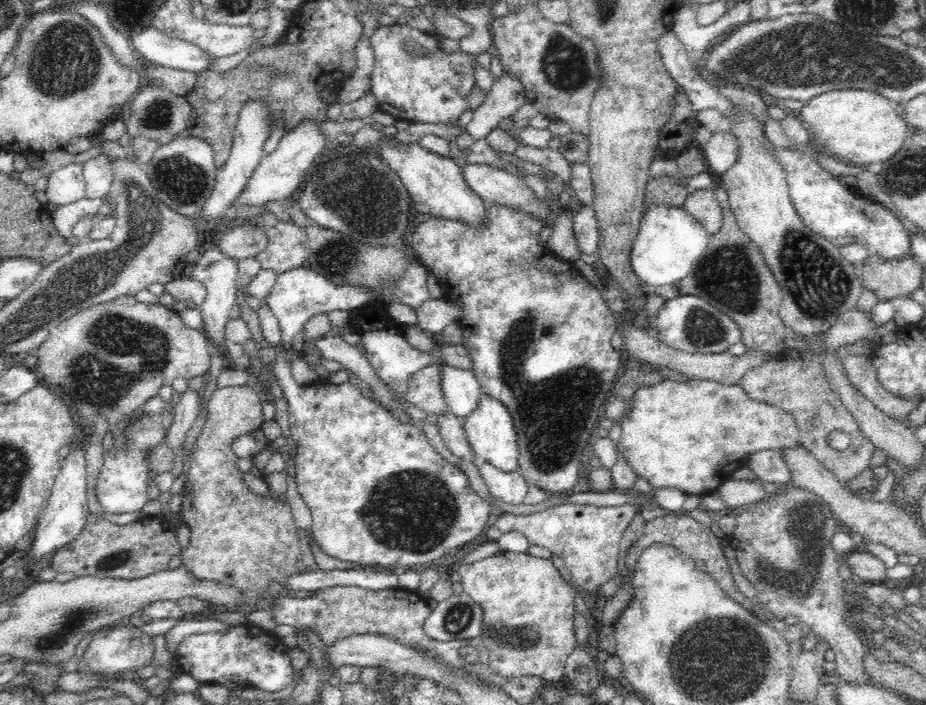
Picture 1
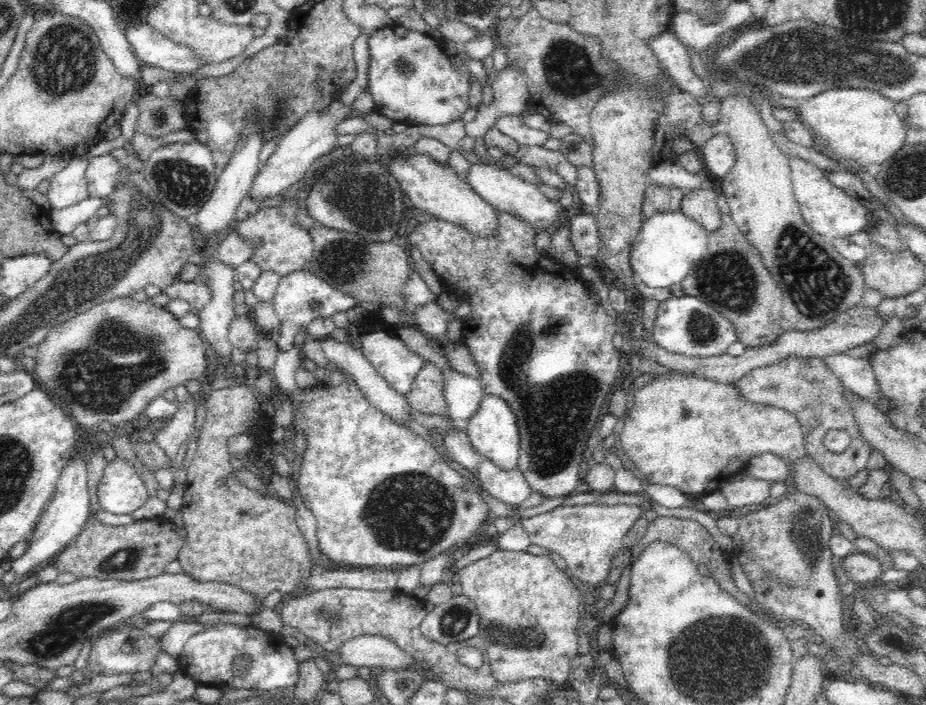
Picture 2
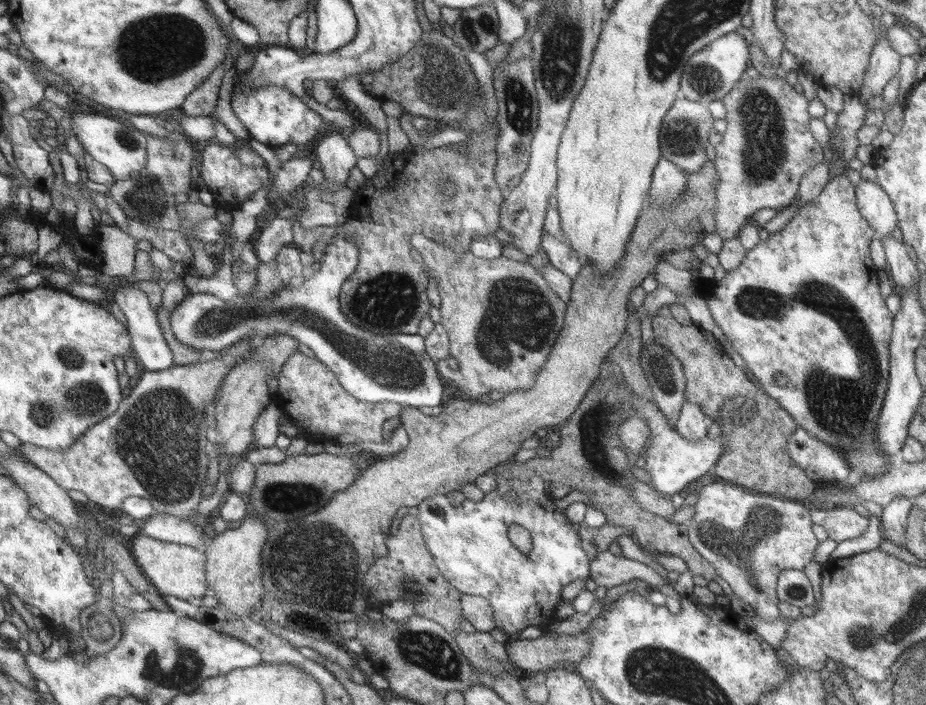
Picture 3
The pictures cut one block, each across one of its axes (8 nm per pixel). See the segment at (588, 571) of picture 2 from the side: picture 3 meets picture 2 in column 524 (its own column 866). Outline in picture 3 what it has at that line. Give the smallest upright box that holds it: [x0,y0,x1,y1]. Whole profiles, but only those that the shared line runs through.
[812,506,869,543]

